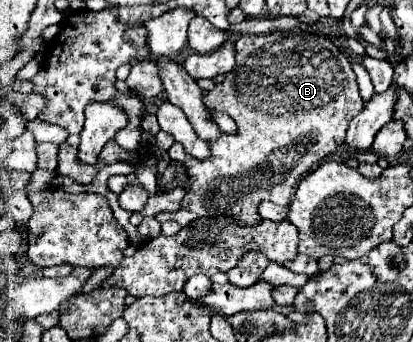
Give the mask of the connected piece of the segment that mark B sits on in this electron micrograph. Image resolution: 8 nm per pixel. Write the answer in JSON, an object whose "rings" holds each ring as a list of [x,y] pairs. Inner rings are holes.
{"rings":[[[290,29],[272,31],[266,35],[240,35],[234,47],[234,69],[226,73],[224,83],[208,91],[204,101],[210,109],[228,113],[238,123],[238,131],[234,135],[222,135],[218,141],[212,141],[212,155],[206,161],[186,157],[182,145],[178,143],[168,149],[172,161],[180,161],[186,165],[190,183],[186,189],[186,197],[182,199],[182,207],[176,213],[156,215],[160,223],[174,219],[182,227],[186,227],[192,219],[218,217],[222,213],[238,217],[242,223],[258,223],[258,201],[274,201],[278,205],[288,205],[298,181],[306,177],[324,155],[334,153],[344,143],[348,121],[364,107],[350,59],[340,53],[340,49],[330,39],[324,39],[310,31]]]}

